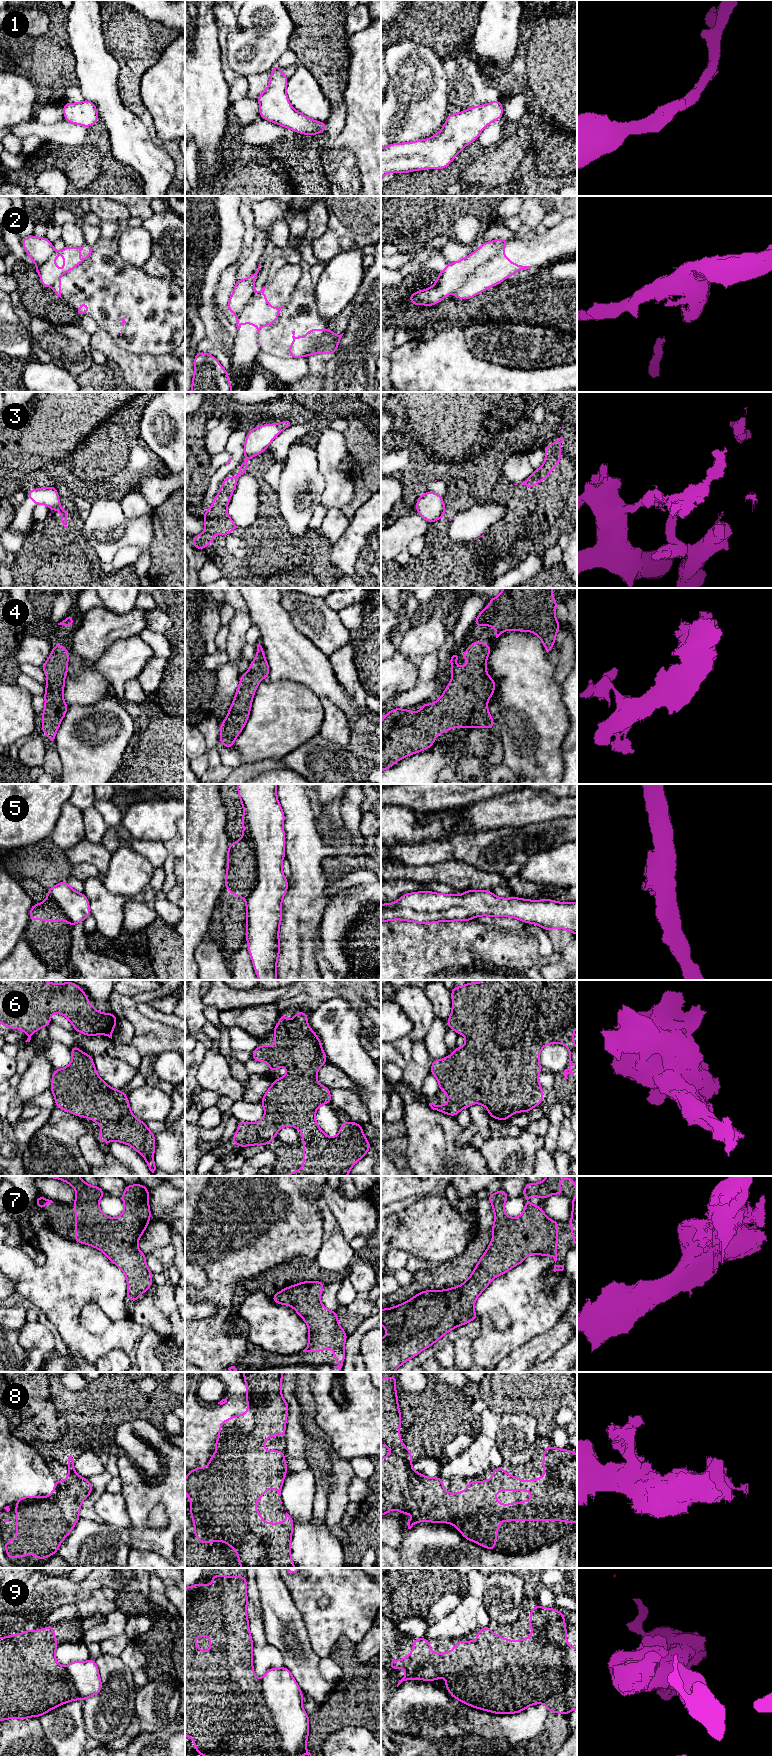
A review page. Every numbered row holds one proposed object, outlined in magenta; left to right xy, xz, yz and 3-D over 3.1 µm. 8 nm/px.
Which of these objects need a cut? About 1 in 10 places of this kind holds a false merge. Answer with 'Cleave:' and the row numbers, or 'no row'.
Cleave: 2, 3, 9

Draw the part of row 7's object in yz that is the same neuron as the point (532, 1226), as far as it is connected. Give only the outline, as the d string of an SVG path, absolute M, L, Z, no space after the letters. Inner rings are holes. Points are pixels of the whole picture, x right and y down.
M547 1176L540 1183L527 1183L522 1192L527 1201L522 1214L517 1218L505 1214L504 1204L509 1197L503 1189L489 1194L487 1198L492 1204L495 1215L491 1228L493 1237L470 1277L459 1286L446 1290L422 1291L404 1303L392 1308L381 1309L381 1324L387 1332L387 1336L381 1338L381 1372L394 1372L451 1330L476 1320L478 1317L474 1311L474 1304L479 1295L494 1278L521 1264L528 1255L551 1255L556 1263L559 1238L557 1228L560 1223L548 1218L543 1209L531 1204L528 1198L532 1195L540 1199L548 1198L552 1194L563 1195L563 1190L559 1187L561 1179L572 1179L576 1190L576 1196L571 1201L570 1224L573 1243L574 1246L577 1246L577 1176Z

